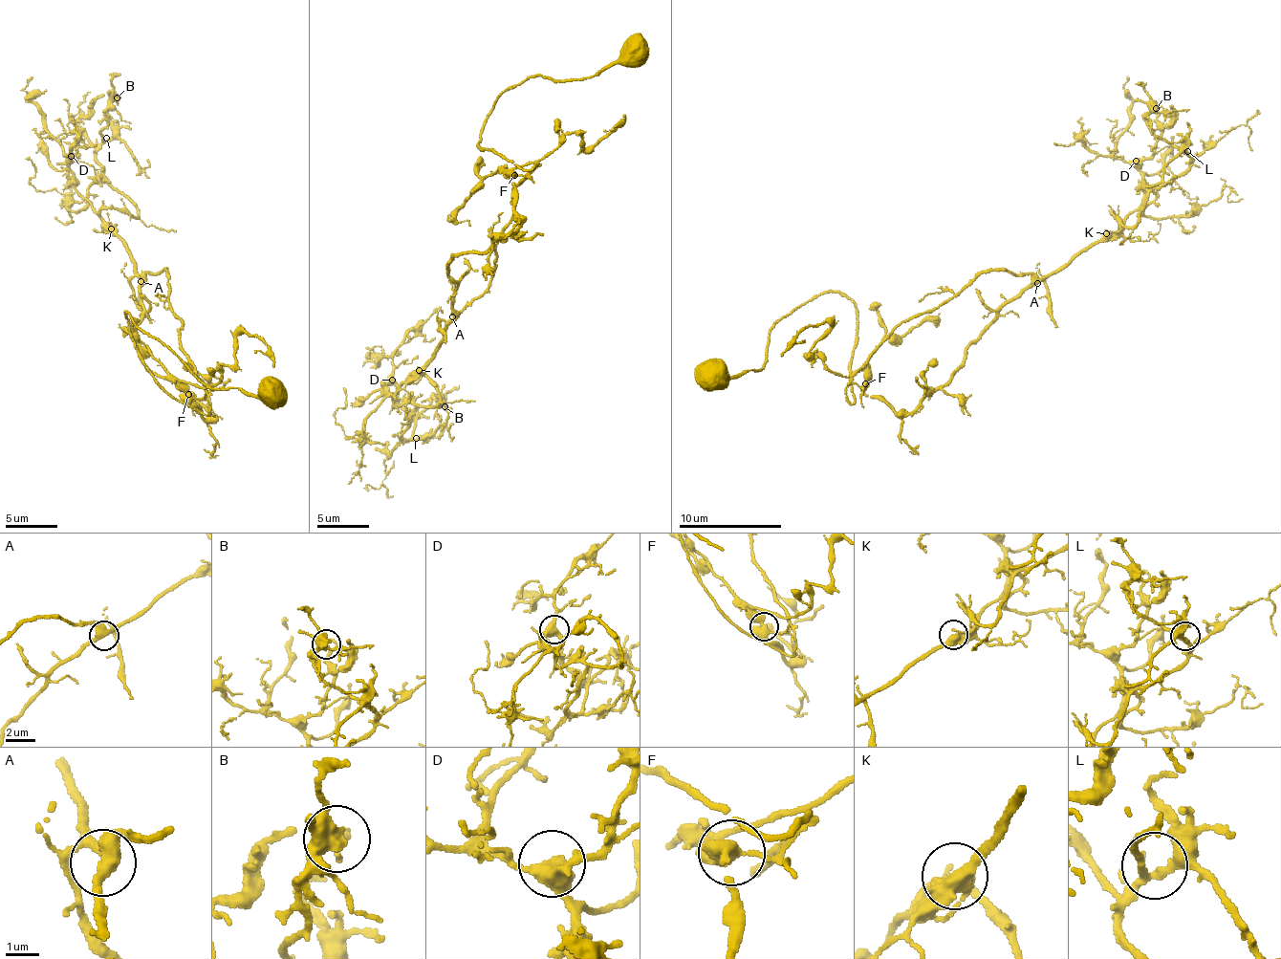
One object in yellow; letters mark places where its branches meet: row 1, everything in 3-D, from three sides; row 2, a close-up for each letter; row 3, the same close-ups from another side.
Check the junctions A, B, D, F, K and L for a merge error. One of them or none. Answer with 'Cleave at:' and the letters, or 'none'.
Cleave at: none

